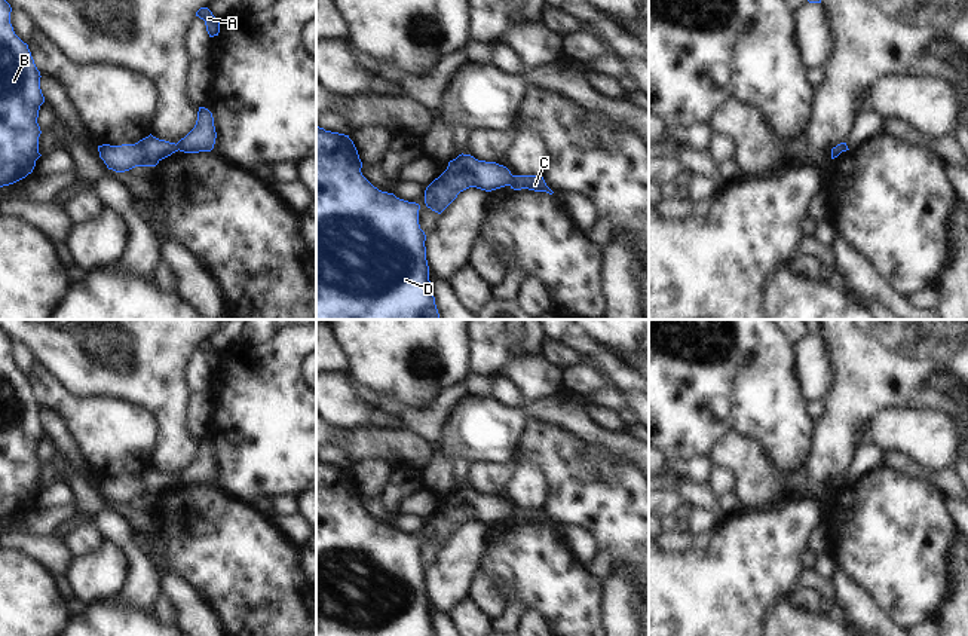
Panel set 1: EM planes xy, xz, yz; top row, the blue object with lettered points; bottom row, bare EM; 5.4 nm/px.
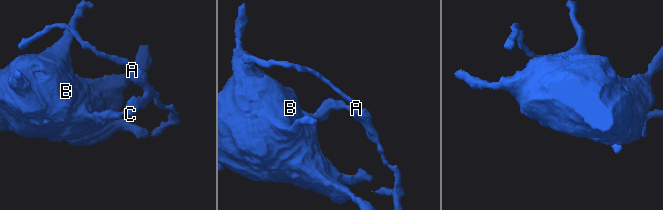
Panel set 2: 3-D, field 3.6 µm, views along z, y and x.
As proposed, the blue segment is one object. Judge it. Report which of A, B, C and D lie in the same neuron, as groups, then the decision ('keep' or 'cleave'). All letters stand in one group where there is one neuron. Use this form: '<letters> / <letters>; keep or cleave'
A C / B D; cleave

